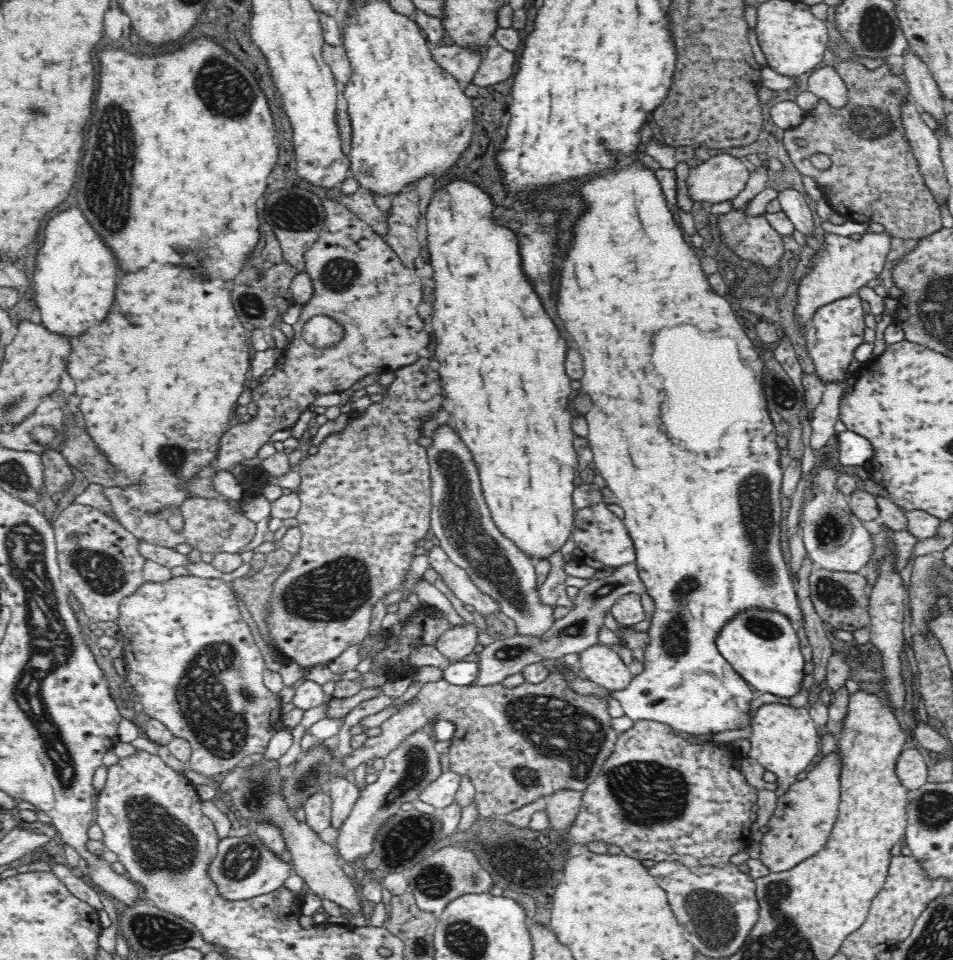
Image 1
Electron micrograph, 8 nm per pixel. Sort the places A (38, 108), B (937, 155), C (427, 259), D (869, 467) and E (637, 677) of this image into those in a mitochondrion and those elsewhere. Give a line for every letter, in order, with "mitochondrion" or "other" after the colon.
A: mitochondrion
B: other
C: other
D: other
E: other

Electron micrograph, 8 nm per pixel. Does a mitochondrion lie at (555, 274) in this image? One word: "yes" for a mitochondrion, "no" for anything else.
no

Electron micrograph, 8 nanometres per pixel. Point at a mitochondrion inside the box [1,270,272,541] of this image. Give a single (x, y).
(175, 463)

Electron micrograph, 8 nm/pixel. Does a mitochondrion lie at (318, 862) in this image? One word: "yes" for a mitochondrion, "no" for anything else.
no

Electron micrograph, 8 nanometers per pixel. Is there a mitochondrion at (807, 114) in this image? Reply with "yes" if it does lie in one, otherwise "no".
no

